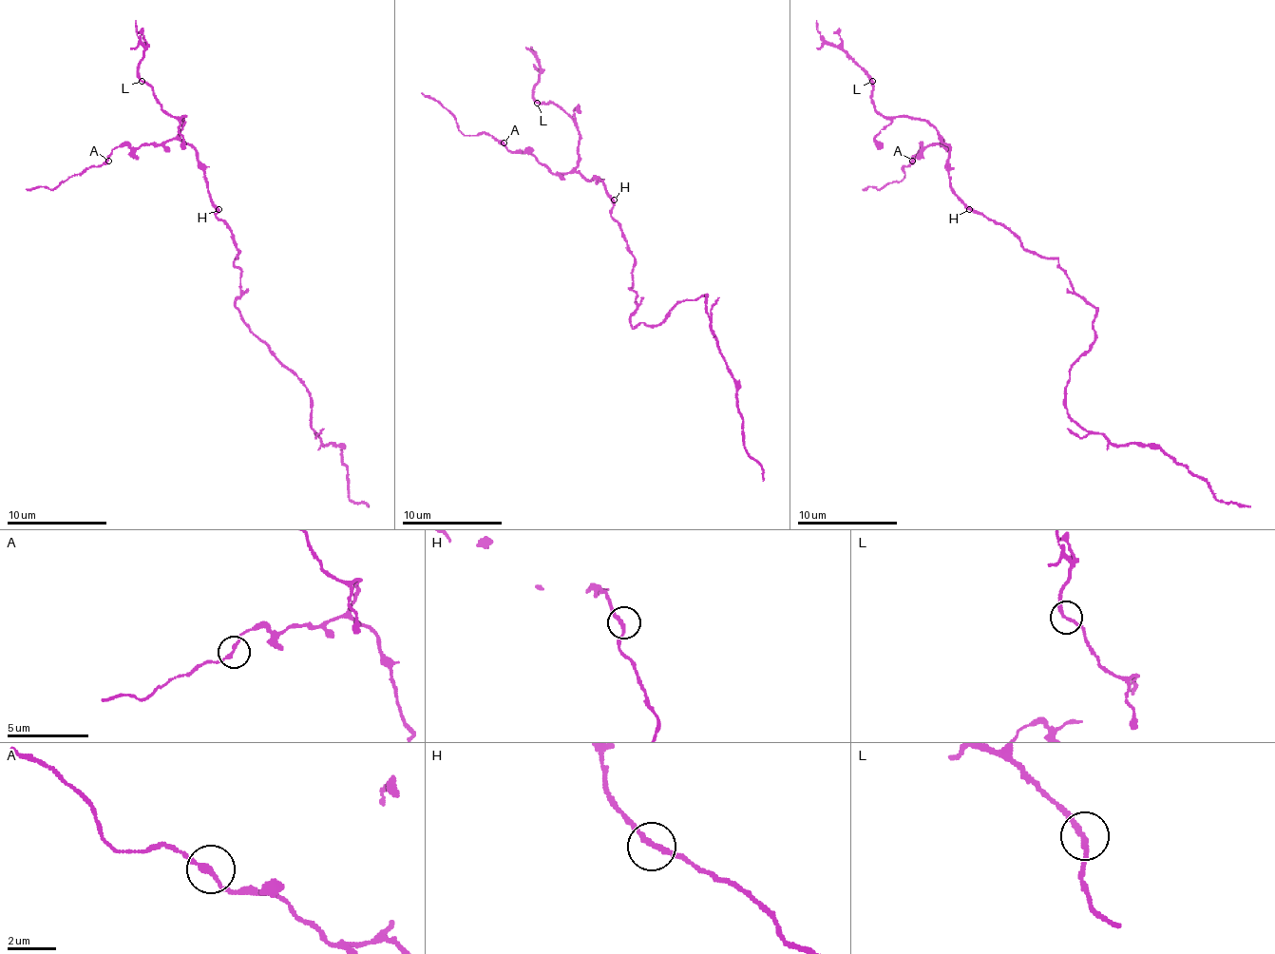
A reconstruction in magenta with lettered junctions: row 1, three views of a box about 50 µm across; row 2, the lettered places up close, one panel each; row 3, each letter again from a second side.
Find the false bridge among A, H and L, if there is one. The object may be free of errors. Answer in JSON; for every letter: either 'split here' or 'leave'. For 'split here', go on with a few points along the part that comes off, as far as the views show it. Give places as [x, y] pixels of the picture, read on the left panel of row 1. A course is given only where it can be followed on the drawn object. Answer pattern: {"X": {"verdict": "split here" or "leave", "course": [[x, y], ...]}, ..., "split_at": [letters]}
{"A": {"verdict": "leave"}, "H": {"verdict": "leave"}, "L": {"verdict": "leave"}, "split_at": []}

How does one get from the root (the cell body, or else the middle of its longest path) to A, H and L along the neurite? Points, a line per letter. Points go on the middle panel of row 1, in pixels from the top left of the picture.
A: (634, 292), (634, 257), (603, 182), (551, 172), (504, 143)
H: (634, 292), (629, 289), (634, 257), (621, 227), (611, 215), (614, 200)
L: (634, 292), (634, 257), (611, 215), (614, 200), (601, 180), (576, 169), (579, 127), (556, 104), (536, 102)

